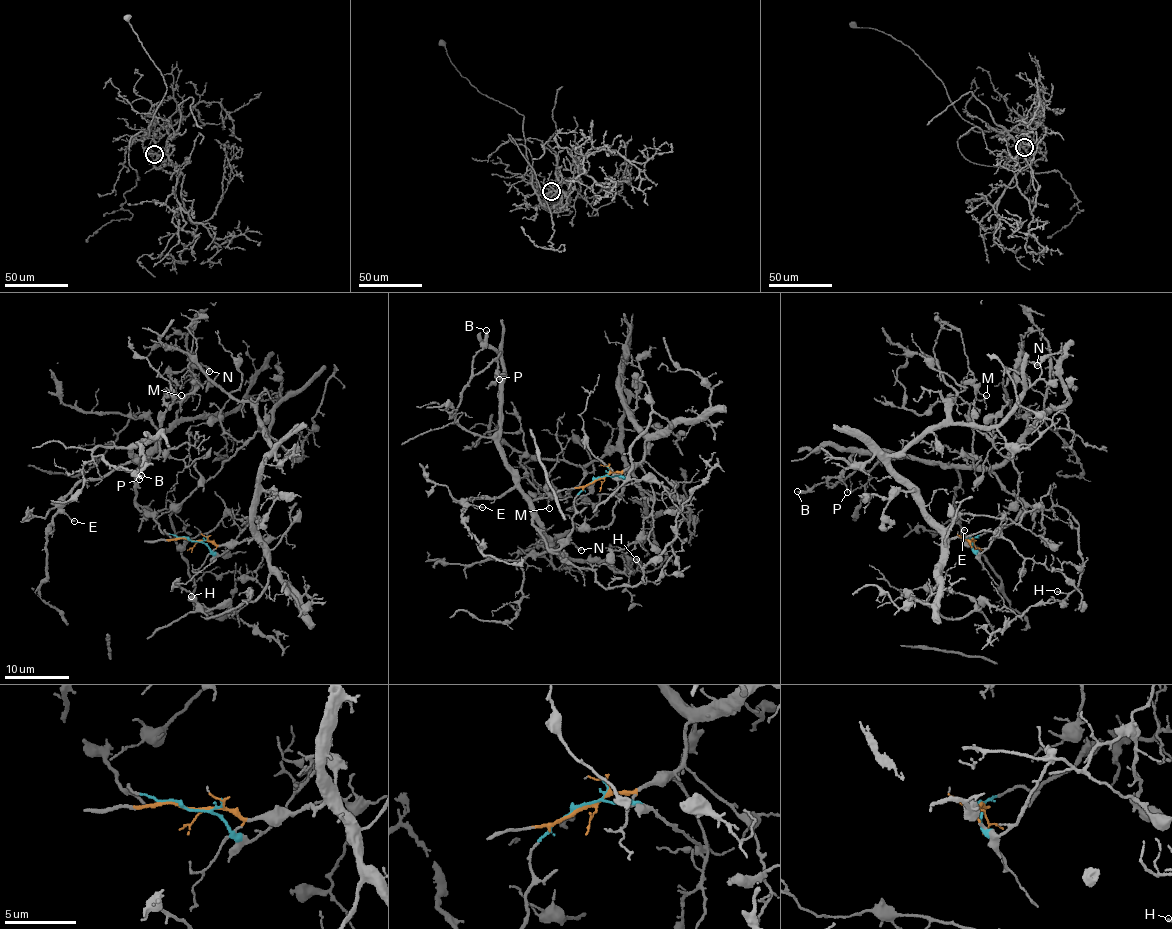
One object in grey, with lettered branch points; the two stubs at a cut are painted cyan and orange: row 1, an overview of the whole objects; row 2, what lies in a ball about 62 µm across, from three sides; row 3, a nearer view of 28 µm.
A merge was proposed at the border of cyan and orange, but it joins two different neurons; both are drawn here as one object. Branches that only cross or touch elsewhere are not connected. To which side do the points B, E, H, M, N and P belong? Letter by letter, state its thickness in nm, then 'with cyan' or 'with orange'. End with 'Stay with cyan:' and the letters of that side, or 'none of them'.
B: 280 nm thick; with cyan
E: 150 nm thick; with cyan
H: 150 nm thick; with cyan
M: 120 nm thick; with cyan
N: 320 nm thick; with cyan
P: 110 nm thick; with cyan
Stay with cyan: B, E, H, M, N, P

